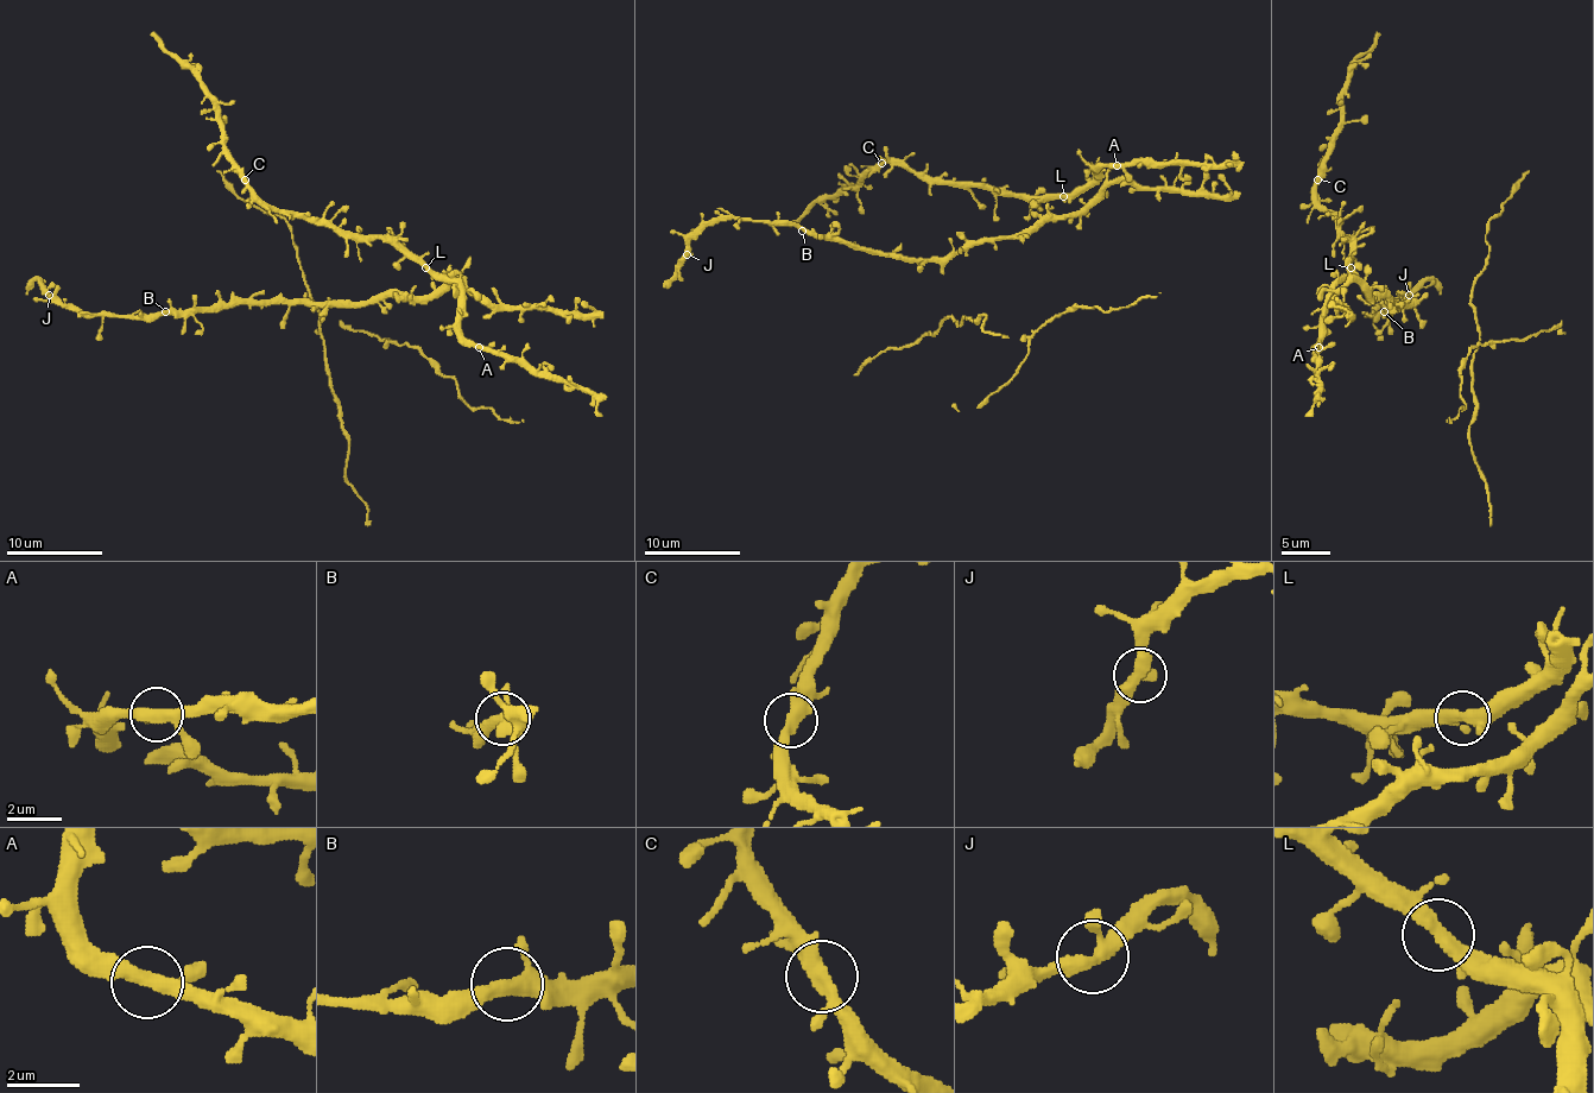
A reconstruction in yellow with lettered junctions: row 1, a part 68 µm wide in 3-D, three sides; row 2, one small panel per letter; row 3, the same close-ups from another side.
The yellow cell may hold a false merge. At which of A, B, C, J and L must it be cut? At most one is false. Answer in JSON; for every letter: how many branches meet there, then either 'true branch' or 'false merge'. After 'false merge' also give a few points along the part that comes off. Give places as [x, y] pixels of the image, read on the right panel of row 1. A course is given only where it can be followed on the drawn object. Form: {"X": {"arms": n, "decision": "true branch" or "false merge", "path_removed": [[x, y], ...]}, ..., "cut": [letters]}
{"A": {"arms": 3, "decision": "true branch"}, "B": {"arms": 3, "decision": "true branch"}, "C": {"arms": 3, "decision": "true branch"}, "J": {"arms": 3, "decision": "true branch"}, "L": {"arms": 3, "decision": "true branch"}, "cut": []}

